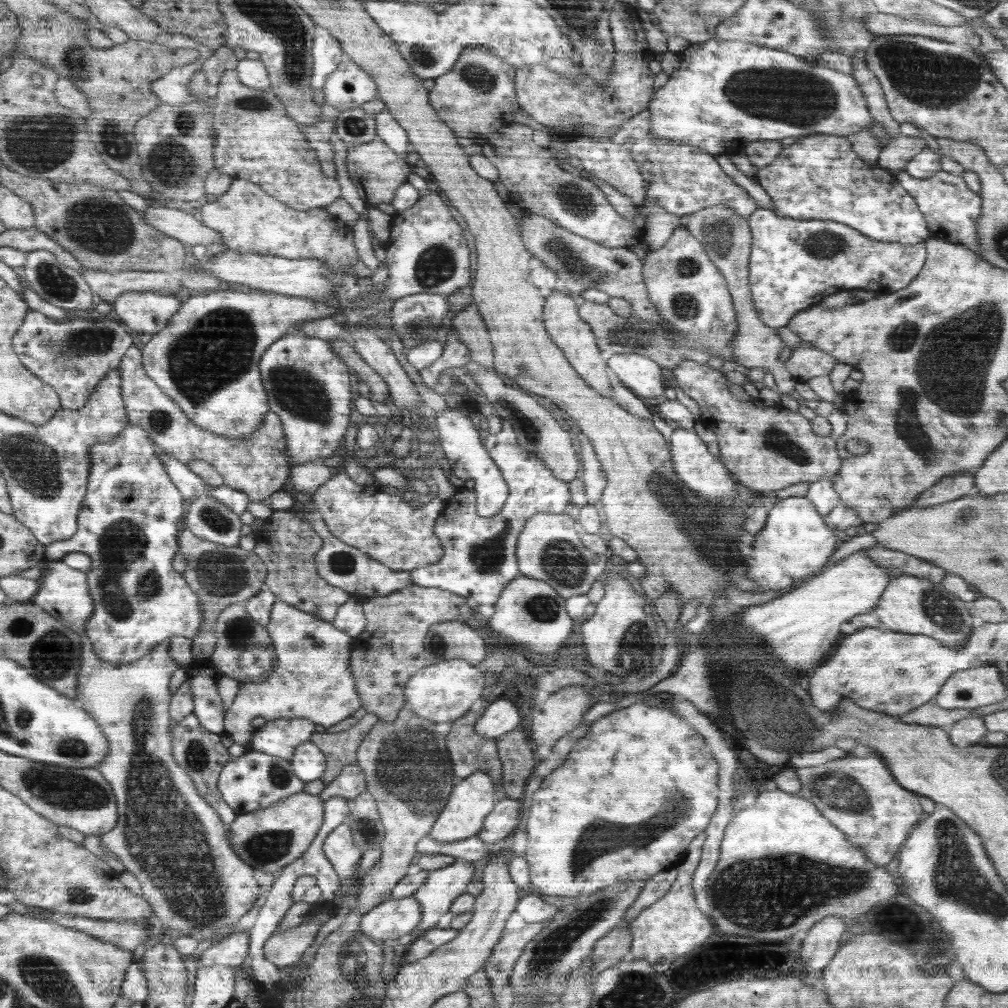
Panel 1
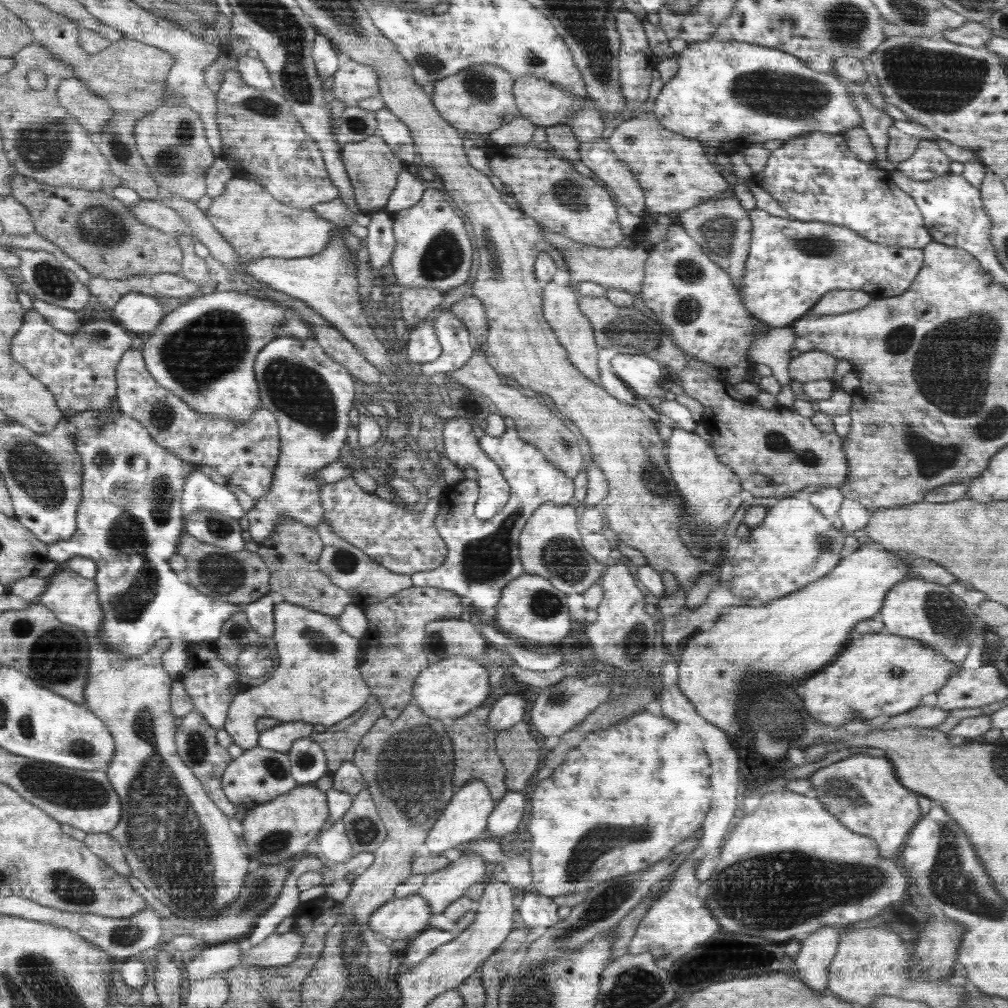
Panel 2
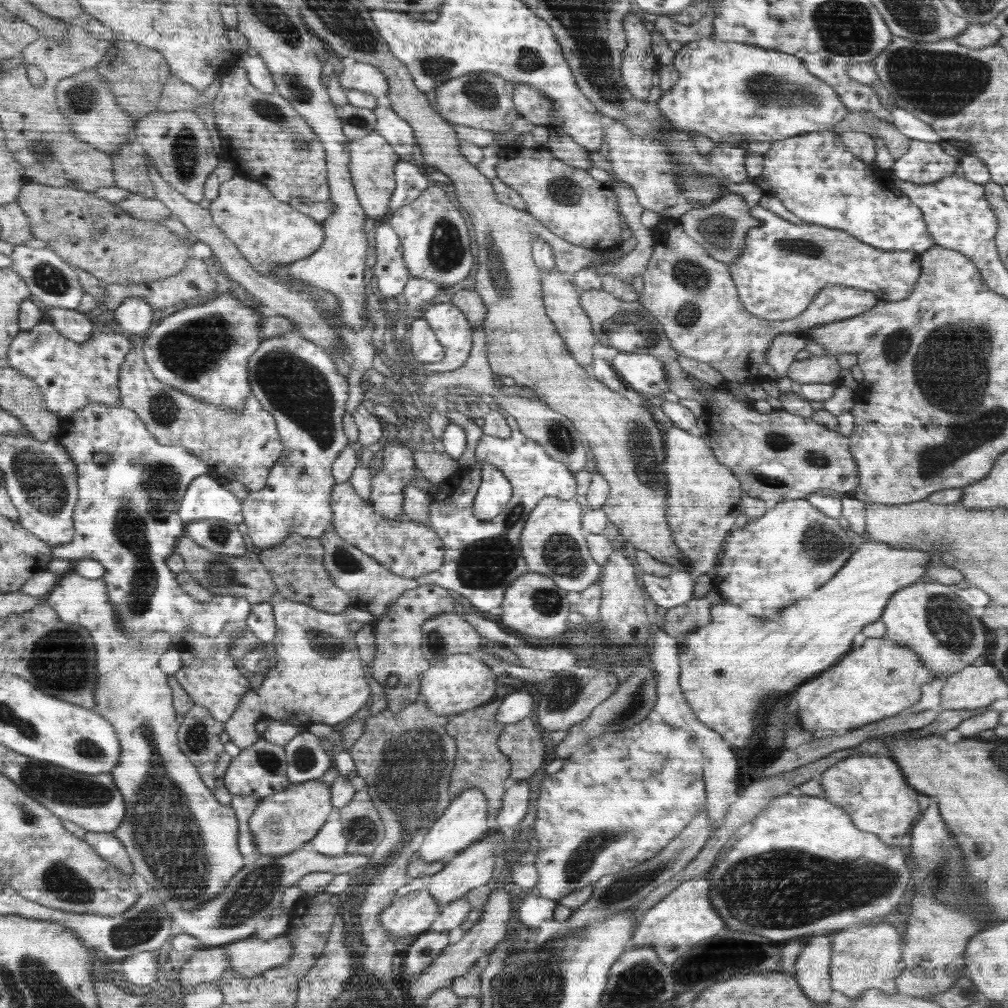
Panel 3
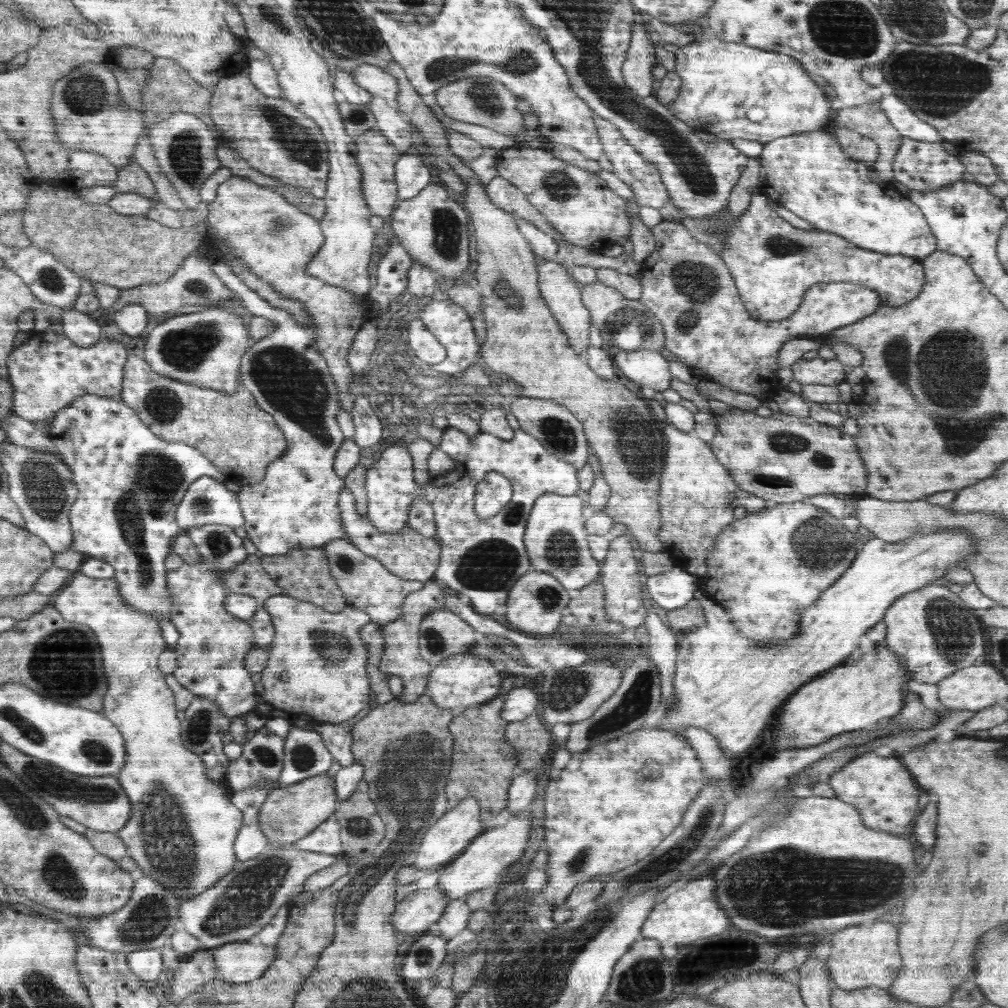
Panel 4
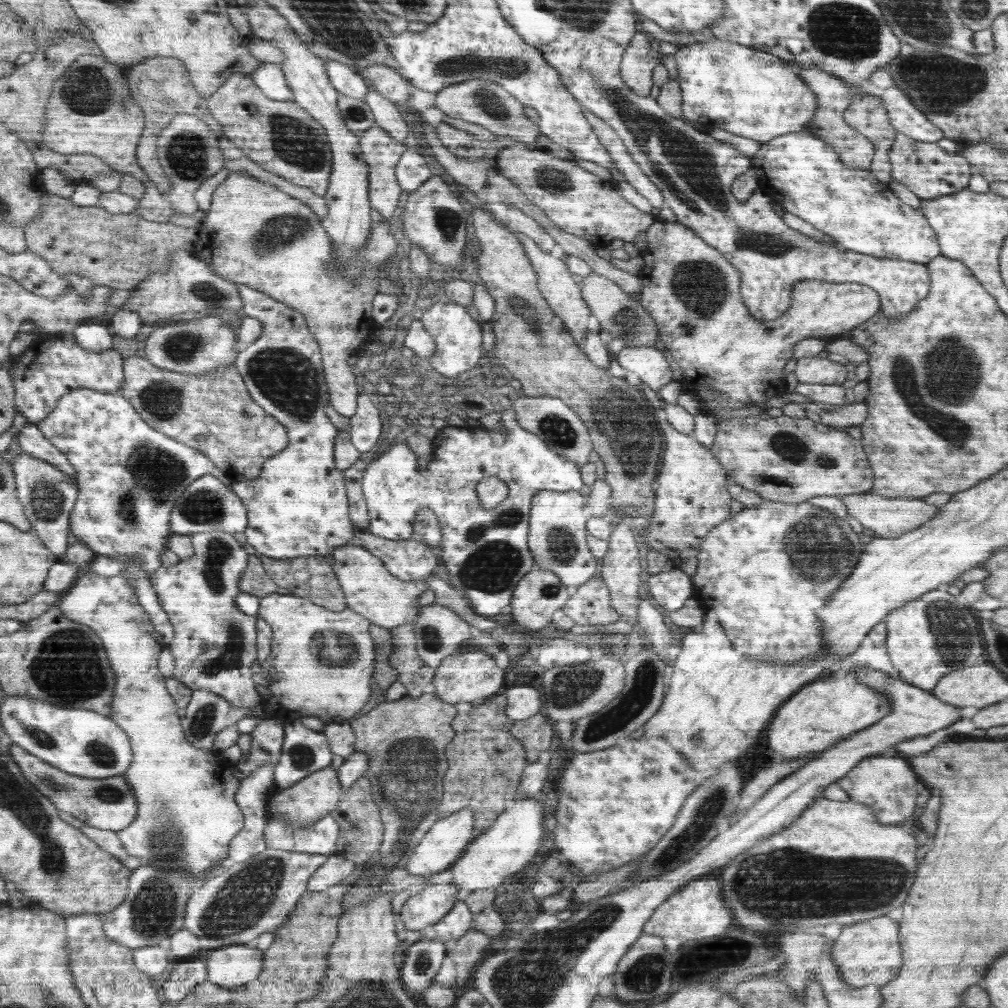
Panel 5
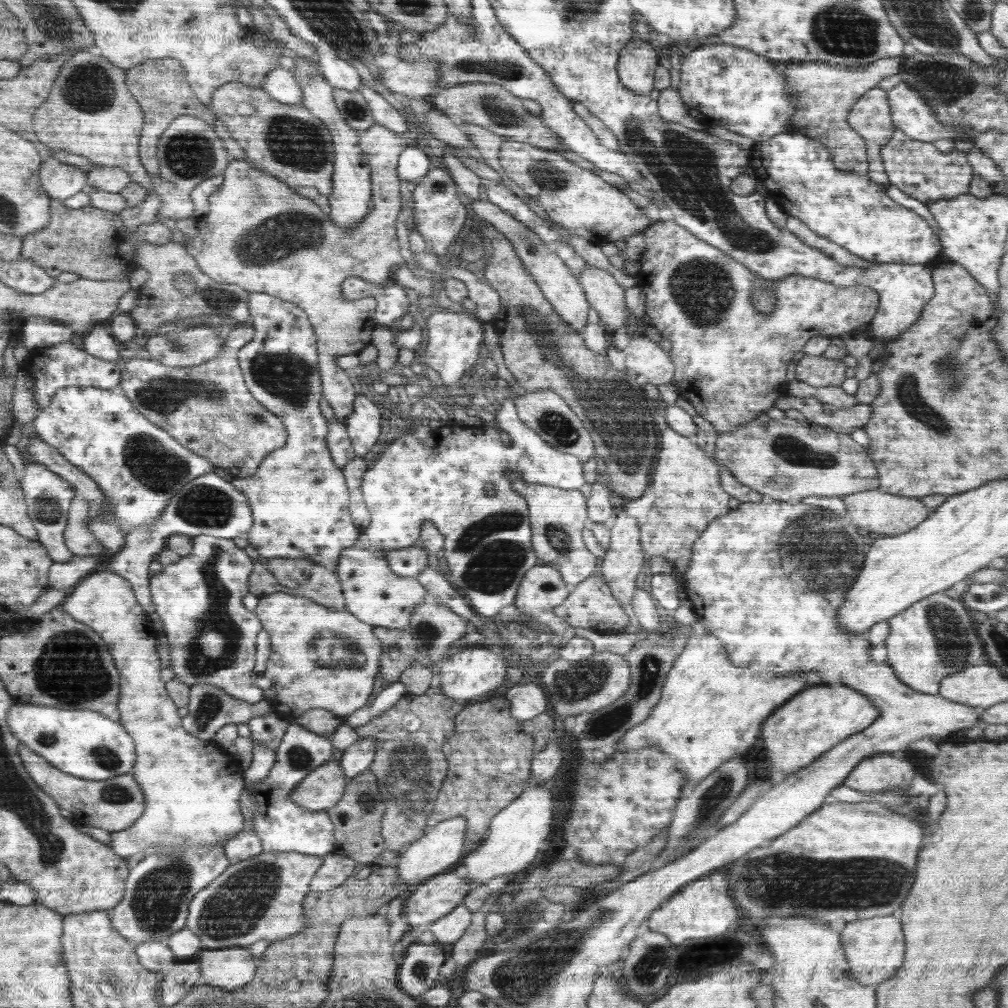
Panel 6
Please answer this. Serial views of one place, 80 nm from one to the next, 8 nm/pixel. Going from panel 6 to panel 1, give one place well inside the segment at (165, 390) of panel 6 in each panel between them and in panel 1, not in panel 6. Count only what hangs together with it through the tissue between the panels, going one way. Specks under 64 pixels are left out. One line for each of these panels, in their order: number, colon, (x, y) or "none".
1: (258, 466)
2: (246, 453)
3: (243, 445)
4: (242, 439)
5: (214, 413)

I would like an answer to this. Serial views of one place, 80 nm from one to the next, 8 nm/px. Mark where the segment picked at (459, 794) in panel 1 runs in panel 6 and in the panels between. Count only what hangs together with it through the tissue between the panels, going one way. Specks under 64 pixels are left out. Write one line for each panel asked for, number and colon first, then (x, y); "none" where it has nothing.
2: (465, 818)
3: (463, 823)
4: (453, 833)
5: (446, 840)
6: (441, 845)

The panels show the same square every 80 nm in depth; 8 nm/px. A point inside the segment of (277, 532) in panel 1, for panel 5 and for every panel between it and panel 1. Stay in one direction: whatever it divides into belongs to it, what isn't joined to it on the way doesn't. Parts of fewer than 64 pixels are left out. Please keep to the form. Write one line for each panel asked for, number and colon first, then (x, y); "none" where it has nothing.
2: (291, 556)
3: (296, 567)
4: (305, 574)
5: (312, 577)

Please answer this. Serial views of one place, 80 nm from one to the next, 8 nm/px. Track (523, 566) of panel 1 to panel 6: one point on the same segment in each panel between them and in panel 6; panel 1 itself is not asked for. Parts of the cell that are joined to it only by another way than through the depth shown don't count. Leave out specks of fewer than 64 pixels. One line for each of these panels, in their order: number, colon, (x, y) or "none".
2: (550, 546)
3: (552, 543)
4: (555, 539)
5: (556, 524)
6: (557, 516)

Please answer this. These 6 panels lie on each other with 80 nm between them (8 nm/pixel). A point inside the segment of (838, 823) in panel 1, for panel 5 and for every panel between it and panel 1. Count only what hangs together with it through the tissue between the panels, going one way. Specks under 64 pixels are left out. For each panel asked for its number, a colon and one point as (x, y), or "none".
2: (863, 792)
3: (871, 788)
4: (884, 792)
5: (886, 784)

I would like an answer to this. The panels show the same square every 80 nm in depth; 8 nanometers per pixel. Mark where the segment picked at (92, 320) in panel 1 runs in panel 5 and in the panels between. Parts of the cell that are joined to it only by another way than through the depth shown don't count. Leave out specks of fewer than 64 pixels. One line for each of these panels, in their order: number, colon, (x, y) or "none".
2: (80, 368)
3: (70, 374)
4: (48, 372)
5: (50, 368)

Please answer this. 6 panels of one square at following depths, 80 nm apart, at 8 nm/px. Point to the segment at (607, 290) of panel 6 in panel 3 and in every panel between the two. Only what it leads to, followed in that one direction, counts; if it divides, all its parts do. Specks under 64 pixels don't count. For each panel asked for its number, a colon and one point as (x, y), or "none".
3: (629, 326)
4: (626, 323)
5: (618, 315)

